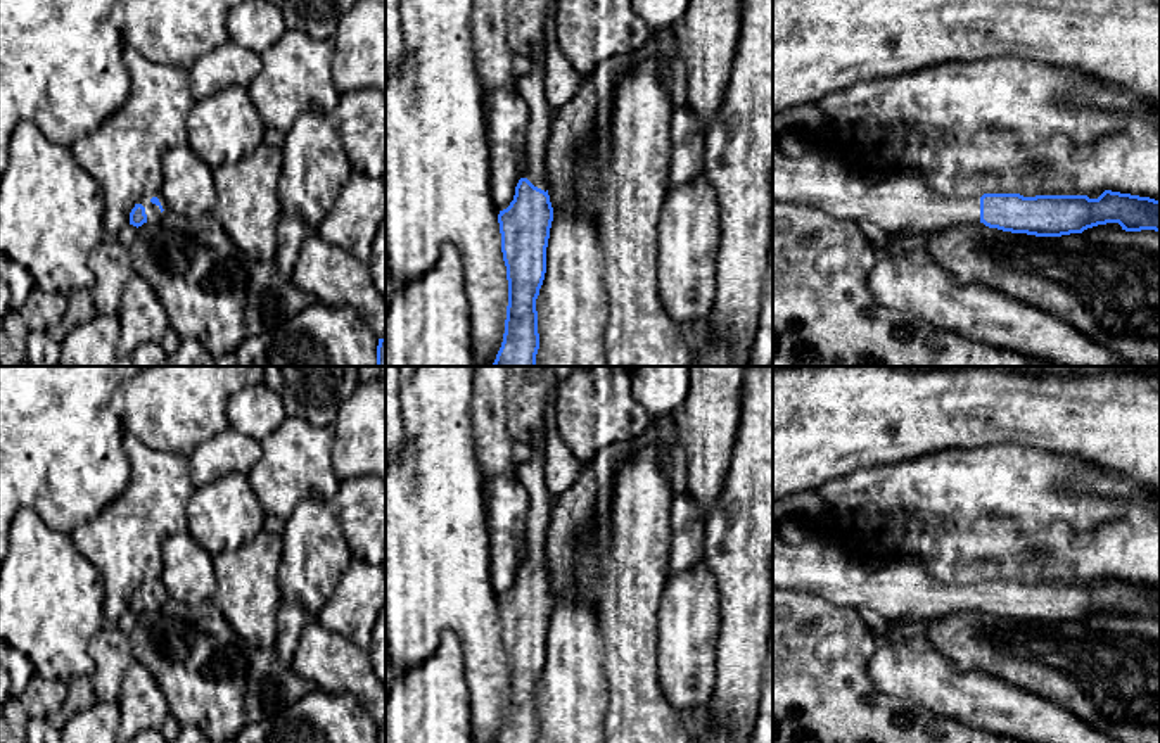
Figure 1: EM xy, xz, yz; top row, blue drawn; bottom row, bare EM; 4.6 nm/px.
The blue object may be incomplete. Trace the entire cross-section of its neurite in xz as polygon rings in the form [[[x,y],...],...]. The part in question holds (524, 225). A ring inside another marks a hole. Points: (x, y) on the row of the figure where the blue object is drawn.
[[[534,48],[515,90],[529,105],[526,166],[510,206],[498,214],[507,266],[508,306],[501,347],[493,366],[536,366],[539,349],[536,299],[546,273],[553,207],[545,178],[545,154],[557,109],[546,100],[546,54]]]

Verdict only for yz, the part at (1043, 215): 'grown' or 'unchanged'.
grown

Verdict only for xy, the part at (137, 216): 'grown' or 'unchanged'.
grown

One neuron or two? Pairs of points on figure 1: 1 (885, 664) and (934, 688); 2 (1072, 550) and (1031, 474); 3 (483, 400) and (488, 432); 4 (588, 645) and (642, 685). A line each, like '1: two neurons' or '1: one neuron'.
1: one neuron
2: one neuron
3: one neuron
4: two neurons

